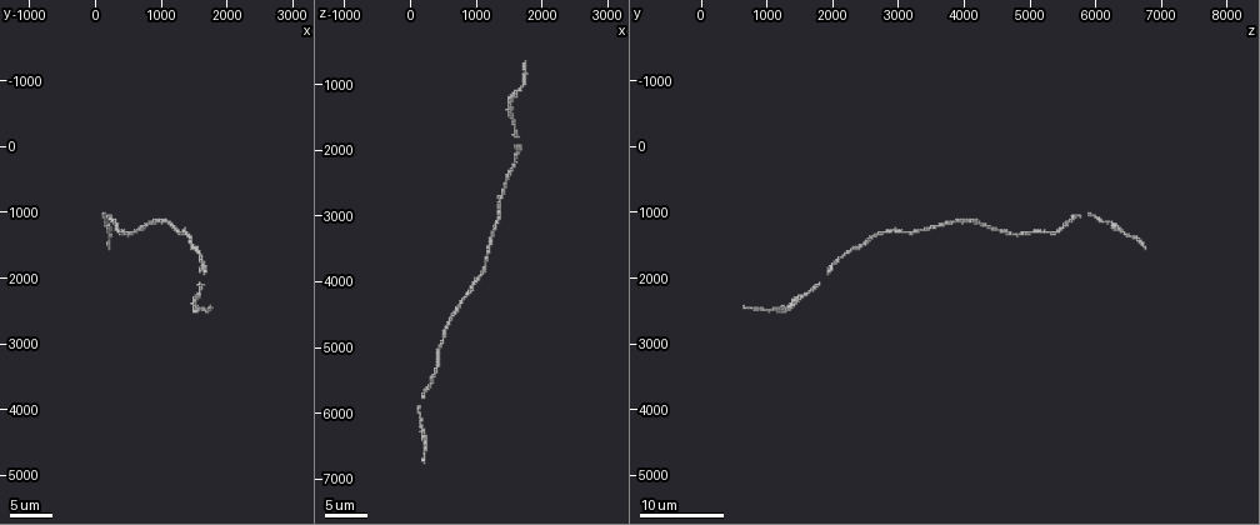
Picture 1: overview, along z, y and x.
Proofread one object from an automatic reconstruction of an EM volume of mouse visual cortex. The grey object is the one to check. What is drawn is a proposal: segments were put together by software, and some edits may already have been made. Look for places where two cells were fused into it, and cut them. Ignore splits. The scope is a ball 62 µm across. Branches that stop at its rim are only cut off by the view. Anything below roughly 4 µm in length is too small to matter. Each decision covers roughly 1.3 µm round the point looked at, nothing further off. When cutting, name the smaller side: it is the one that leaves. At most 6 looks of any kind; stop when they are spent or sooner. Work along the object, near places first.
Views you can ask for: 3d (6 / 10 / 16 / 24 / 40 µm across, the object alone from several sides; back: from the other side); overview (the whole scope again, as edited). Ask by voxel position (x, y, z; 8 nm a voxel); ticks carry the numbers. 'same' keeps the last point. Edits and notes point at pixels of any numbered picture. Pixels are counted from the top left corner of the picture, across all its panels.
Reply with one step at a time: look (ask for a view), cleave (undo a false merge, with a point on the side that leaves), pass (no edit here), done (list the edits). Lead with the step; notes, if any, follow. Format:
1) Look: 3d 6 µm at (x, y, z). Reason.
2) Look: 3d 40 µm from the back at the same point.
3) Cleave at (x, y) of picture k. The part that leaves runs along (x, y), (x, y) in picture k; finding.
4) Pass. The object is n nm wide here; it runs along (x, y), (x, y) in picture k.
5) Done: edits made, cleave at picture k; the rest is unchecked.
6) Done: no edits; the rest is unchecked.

Look: 3d 24 µm at (800, 1150, 4250).

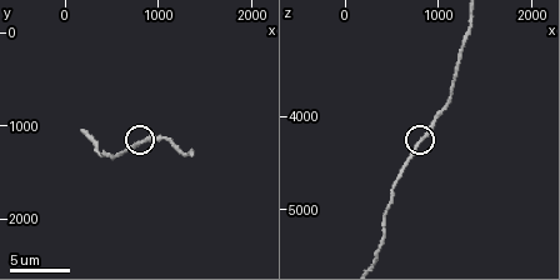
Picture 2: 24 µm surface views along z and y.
Look: 3d 6 µm at (800, 1150, 4300).

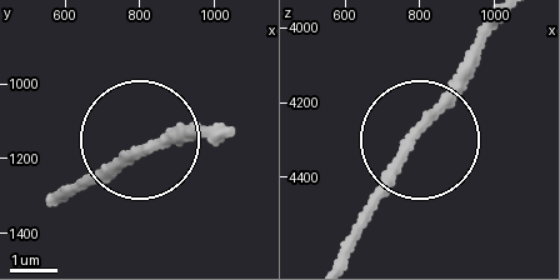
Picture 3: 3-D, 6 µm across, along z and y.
Pass. The object is 200 nm wide here; it runs along (226, 138), (171, 138), (79, 181) in picture 3; all the same cell.

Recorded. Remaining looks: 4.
Look: 3d 16 µm at (1100, 1200, 3650).

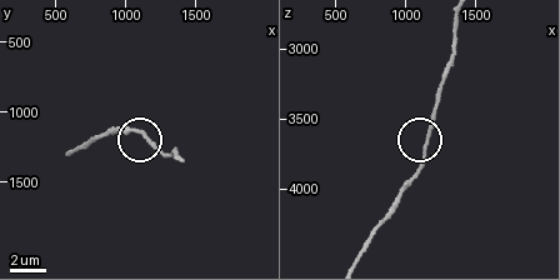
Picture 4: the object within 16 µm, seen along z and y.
Pass. One cell here.

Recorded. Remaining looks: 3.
Look: 3d 10 µm at (550, 1350, 4750). Thin neck.

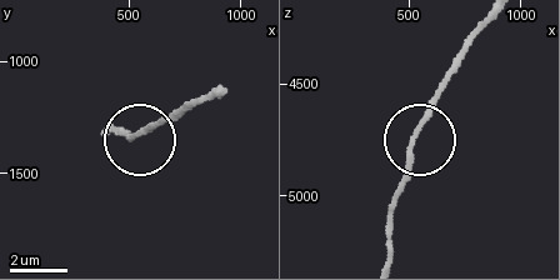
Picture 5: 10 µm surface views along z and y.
Pass. The object is 180 nm wide here; it runs along (488, 24), (420, 131), (394, 229) in picture 5; continuous, no second cell.

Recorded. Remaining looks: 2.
Done: no edits; the rest is unchecked.

